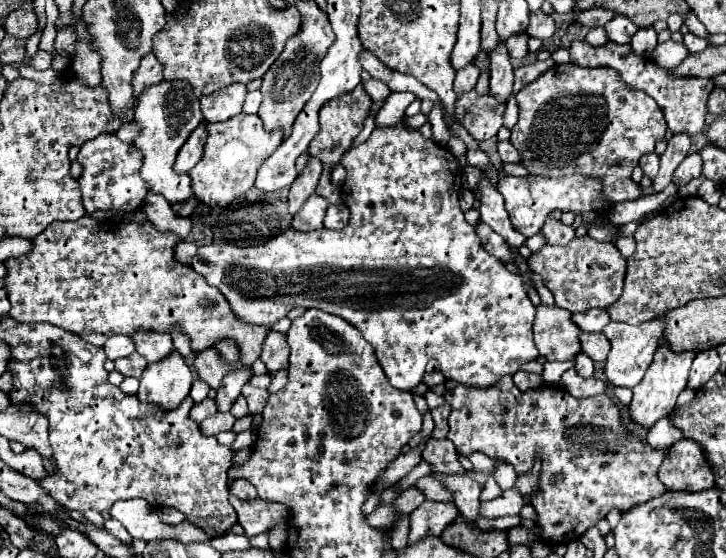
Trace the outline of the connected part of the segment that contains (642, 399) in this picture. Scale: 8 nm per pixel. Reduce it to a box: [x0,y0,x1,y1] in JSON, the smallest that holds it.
[628,345,696,431]

